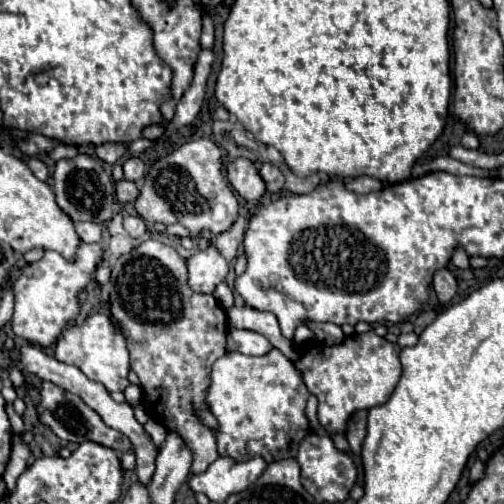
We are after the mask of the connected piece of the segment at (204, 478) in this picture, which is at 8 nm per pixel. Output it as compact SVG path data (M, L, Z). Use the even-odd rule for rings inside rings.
M219 457L205 473L191 475L189 487L195 493L205 493L211 501L225 503L233 493L245 491L257 477L265 471L267 463L261 457L249 459L245 463L235 463L227 457Z

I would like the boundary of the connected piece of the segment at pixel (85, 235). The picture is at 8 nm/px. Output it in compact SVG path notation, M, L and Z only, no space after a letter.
M77 223L75 231L83 243L101 241L101 233L103 233L101 225L97 225L97 223Z

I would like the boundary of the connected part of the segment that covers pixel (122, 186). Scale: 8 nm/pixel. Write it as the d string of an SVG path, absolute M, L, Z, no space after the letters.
M127 179L117 181L117 183L115 183L115 191L117 191L119 203L135 203L135 199L137 199L137 195L139 195L137 185L135 185L133 181L127 181Z

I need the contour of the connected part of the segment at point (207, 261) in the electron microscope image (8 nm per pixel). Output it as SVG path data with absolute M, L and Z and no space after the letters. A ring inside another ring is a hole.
M207 247L187 259L189 287L197 293L213 293L215 285L221 283L229 271L227 261L215 247Z

